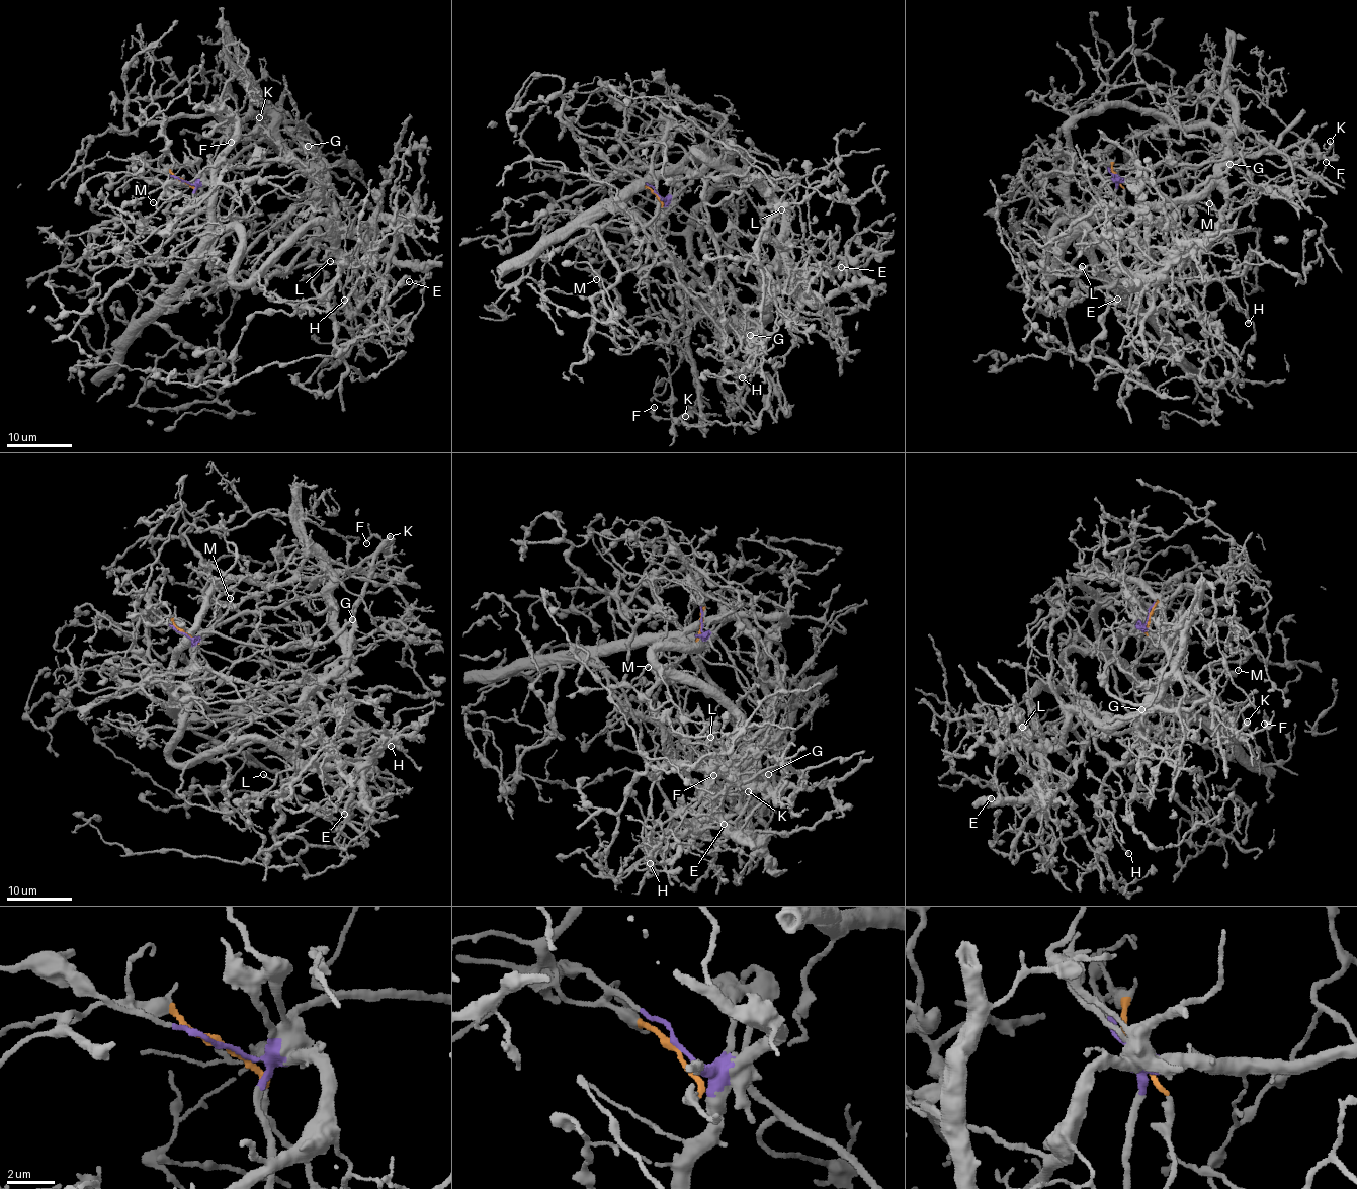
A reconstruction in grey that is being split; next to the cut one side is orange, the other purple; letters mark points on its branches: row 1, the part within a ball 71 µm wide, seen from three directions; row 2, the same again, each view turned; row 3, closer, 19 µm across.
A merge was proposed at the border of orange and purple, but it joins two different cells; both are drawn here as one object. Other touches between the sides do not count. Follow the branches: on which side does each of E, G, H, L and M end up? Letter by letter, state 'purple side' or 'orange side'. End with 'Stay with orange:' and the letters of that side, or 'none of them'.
E: purple side
G: purple side
H: purple side
L: purple side
M: orange side
Stay with orange: M

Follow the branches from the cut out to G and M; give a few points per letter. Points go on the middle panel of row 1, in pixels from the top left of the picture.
G: (656, 193), (664, 200), (658, 235), (662, 262), (694, 303), (714, 318), (741, 322), (750, 334)
M: (656, 193), (621, 165), (649, 139), (729, 161), (694, 220), (646, 224), (591, 265), (596, 279)

